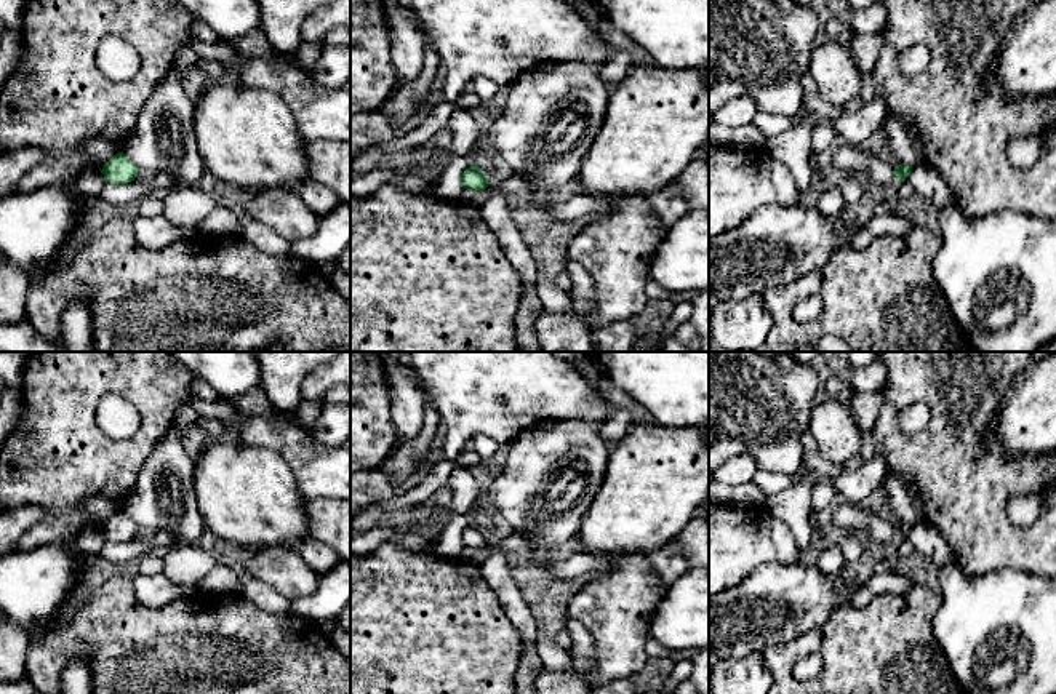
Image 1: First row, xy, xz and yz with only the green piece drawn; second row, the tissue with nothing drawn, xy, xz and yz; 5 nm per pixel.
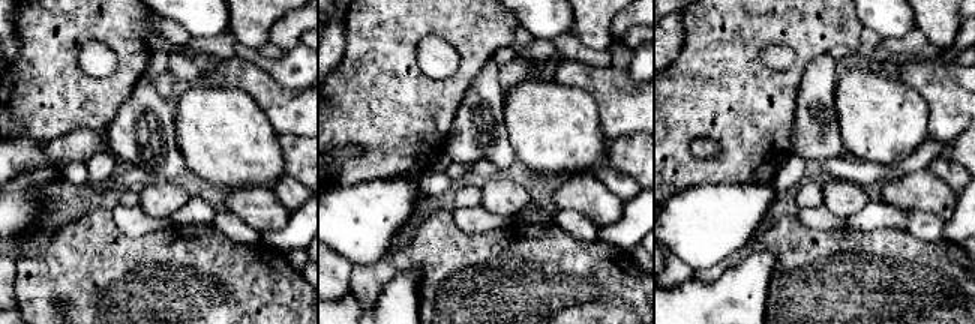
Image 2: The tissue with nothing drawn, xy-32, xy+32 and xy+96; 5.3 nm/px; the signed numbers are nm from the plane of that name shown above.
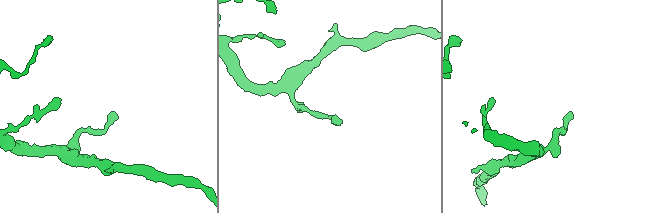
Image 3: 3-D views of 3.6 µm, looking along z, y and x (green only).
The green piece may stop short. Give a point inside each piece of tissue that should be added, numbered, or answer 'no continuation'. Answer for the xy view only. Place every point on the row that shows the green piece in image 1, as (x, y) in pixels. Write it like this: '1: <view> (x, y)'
no continuation

